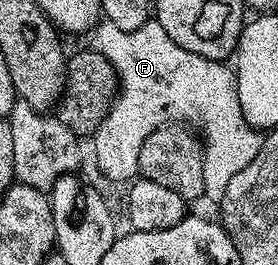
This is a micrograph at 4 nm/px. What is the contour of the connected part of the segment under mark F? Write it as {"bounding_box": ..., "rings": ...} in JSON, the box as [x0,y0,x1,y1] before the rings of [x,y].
{"bounding_box":[90,18,262,202],"rings":[[[154,18],[130,33],[123,33],[116,26],[101,22],[92,29],[90,39],[91,51],[102,53],[112,63],[118,77],[116,99],[112,101],[111,110],[90,140],[96,151],[96,164],[101,174],[108,180],[131,182],[137,179],[138,154],[142,150],[142,142],[150,138],[152,131],[177,122],[191,122],[198,129],[204,145],[204,196],[212,199],[212,202],[219,202],[226,194],[226,186],[230,186],[230,178],[254,162],[262,143],[261,133],[248,125],[238,102],[235,71],[227,63],[182,50],[182,46],[178,46],[178,42],[174,42]]]}

